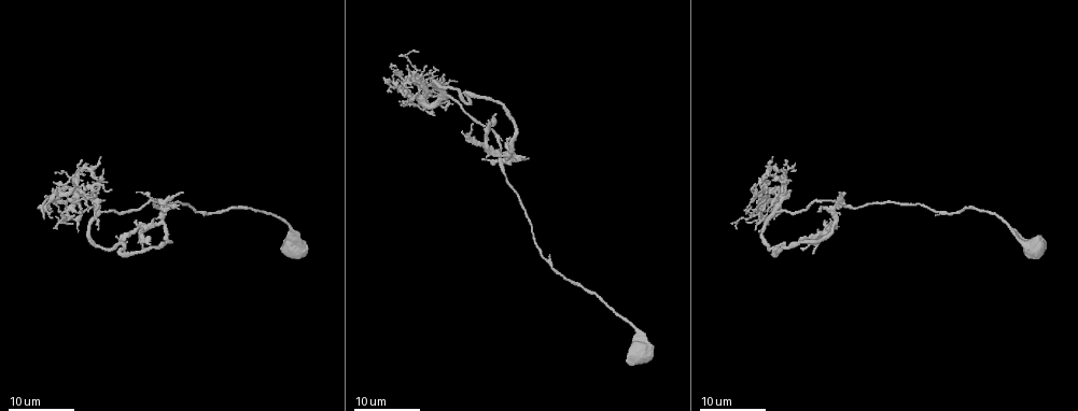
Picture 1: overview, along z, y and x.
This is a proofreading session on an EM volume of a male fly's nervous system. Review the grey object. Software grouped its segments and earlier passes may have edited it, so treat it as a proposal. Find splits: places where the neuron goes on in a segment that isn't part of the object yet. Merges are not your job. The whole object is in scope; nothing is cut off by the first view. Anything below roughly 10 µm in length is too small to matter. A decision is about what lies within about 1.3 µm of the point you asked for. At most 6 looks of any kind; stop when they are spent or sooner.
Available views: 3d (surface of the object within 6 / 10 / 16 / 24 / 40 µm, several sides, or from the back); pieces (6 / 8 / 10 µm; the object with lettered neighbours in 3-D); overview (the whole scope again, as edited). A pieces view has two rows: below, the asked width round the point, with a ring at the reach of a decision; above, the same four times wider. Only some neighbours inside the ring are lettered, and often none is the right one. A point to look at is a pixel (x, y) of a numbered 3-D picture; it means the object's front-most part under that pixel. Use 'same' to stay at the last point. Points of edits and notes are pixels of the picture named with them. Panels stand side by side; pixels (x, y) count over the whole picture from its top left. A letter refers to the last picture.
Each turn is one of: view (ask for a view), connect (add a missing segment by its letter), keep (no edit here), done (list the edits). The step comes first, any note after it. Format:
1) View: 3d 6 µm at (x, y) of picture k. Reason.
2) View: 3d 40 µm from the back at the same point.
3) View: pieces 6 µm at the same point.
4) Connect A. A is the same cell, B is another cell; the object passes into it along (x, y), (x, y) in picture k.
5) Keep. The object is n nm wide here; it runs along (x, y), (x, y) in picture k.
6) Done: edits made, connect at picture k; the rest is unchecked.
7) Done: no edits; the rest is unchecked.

View: 3d 16 µm at (795, 171) of picture 1. Tapers out.

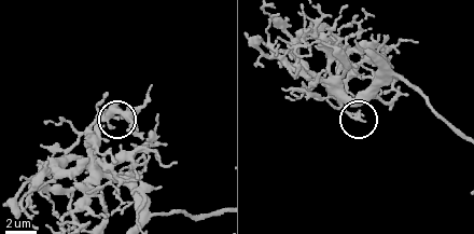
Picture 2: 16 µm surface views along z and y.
View: pieces 8 µm at (363, 120) of picture 2.

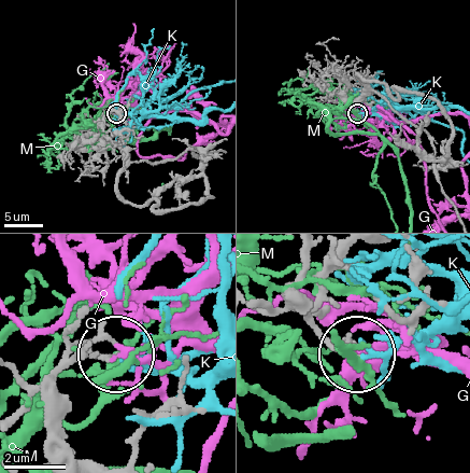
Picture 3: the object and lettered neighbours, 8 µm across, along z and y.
Keep. The object is 170 nm wide here; G, K and M are other cells; none of them fits.

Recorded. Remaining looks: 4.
View: 3d 16 µm at (418, 50) of picture 1. Free end.

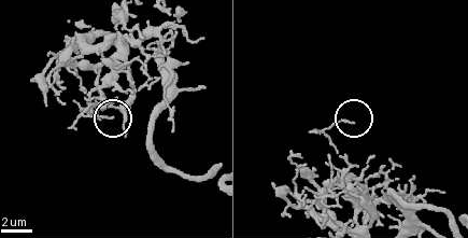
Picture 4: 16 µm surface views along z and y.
View: pieces 8 µm at (352, 122) of picture 4. What lies round it.

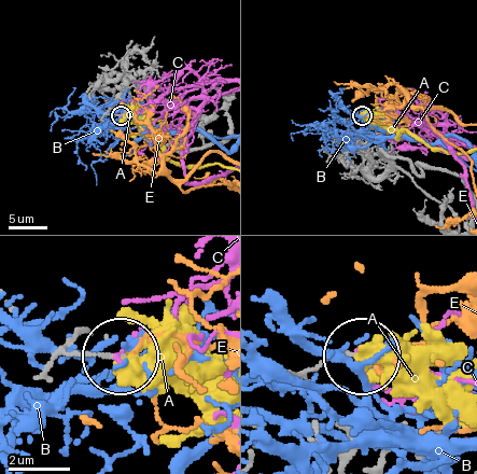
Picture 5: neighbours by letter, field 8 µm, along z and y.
Keep. A, B, C and E are other cells; it runs along (88, 333), (73, 344), (81, 353), (116, 357) in picture 5; none of them fits.

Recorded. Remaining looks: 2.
View: 3d 24 µm at (71, 190) of picture 1. Branch stops here.

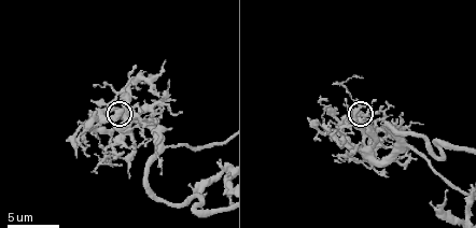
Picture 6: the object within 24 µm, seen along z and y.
View: pieces 6 µm at (122, 111) of picture 6.

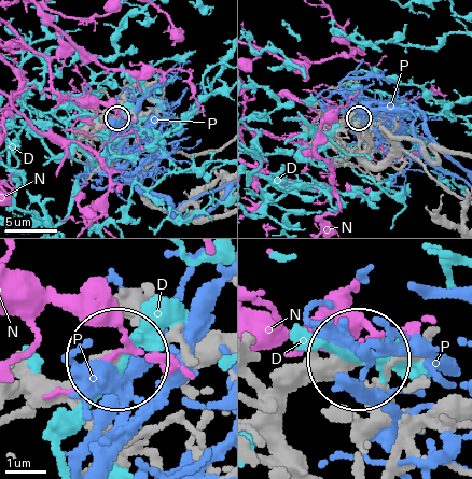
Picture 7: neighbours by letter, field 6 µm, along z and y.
Keep. The object is 410 nm wide here; D, N and P are other cells; none of them fits.

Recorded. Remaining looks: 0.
Done: no edits; the rest is unchecked.

